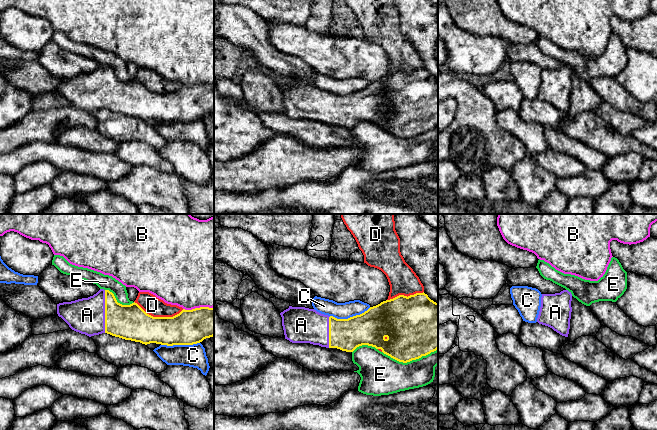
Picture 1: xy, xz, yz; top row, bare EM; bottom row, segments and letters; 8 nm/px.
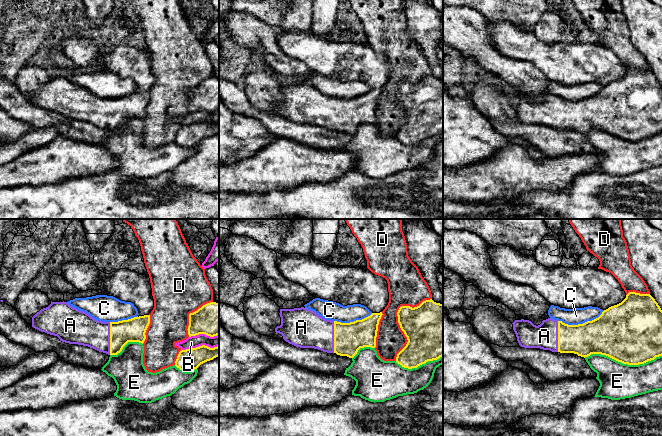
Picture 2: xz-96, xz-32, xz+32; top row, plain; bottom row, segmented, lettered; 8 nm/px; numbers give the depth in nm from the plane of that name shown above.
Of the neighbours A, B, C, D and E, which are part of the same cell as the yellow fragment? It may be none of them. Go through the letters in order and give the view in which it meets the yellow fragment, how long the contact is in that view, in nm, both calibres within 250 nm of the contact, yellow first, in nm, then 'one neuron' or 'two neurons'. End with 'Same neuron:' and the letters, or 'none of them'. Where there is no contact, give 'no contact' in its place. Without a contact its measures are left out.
A: contact in xy; length 340 nm; calibres 280 and 280 nm; one neuron
B: contact in xy; length 240 nm; calibres 280 and 480 nm; two neurons
C: contact in xz; length 340 nm; calibres 280 and 130 nm; two neurons
D: contact in xy; length 400 nm; calibres 280 and 150 nm; two neurons
E: contact in xz; length 440 nm; calibres 440 and 320 nm; two neurons
Same neuron: A

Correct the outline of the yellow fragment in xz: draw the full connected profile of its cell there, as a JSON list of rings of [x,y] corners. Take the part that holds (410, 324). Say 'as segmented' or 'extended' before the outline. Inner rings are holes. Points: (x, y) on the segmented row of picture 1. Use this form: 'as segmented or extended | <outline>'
extended | [[[424,292],[408,297],[399,295],[348,319],[337,319],[314,309],[292,306],[280,315],[285,339],[292,343],[310,343],[346,352],[368,345],[381,349],[384,354],[403,363],[419,359],[438,349],[438,303]]]

